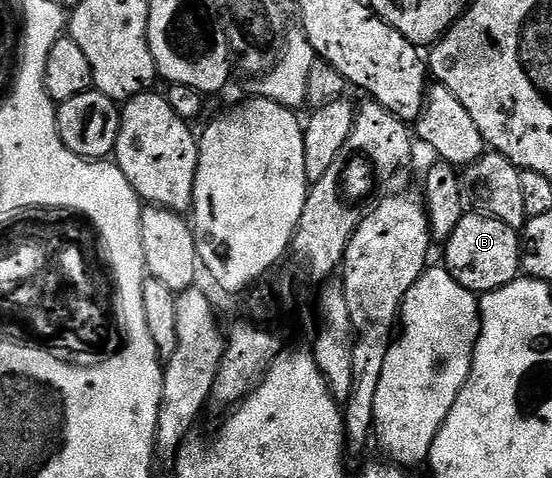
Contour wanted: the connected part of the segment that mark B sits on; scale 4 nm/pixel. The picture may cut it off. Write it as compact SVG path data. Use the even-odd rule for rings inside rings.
M484 212L465 213L455 232L451 232L448 242L444 243L443 250L443 265L451 277L478 296L511 284L522 273L521 240L518 231L503 224L503 220Z

